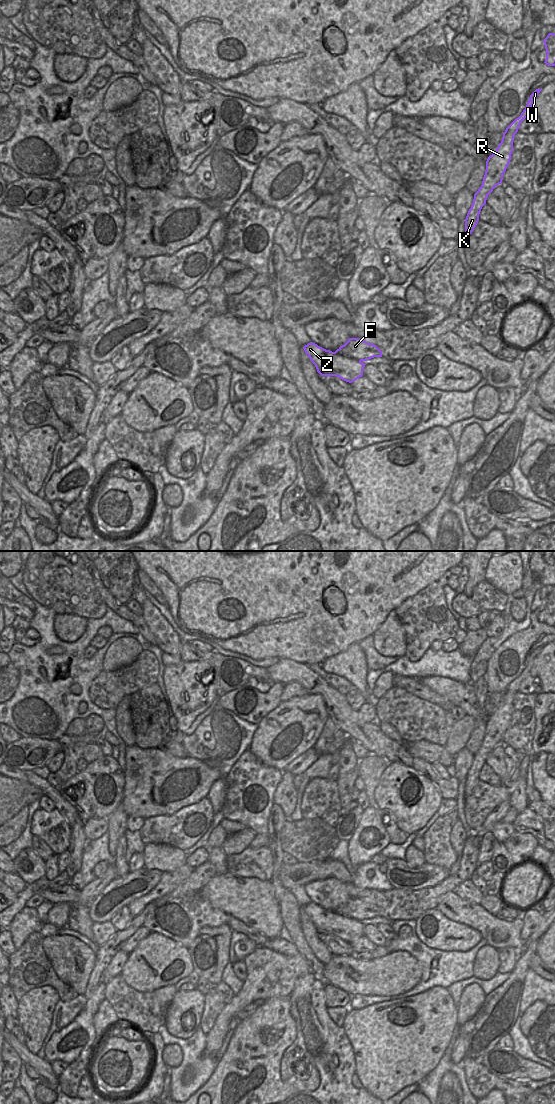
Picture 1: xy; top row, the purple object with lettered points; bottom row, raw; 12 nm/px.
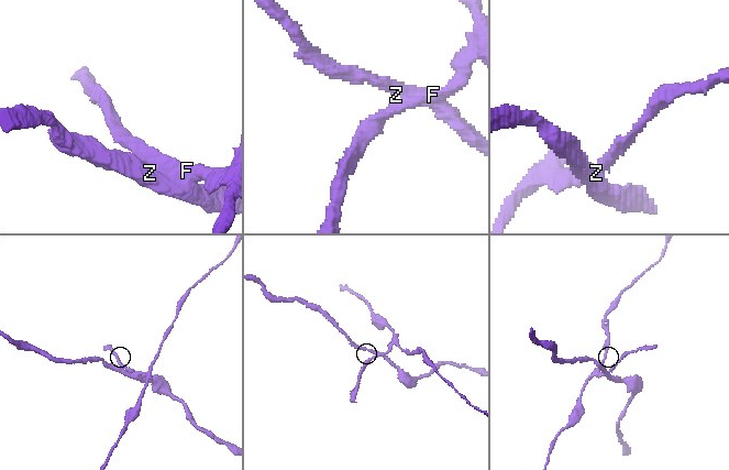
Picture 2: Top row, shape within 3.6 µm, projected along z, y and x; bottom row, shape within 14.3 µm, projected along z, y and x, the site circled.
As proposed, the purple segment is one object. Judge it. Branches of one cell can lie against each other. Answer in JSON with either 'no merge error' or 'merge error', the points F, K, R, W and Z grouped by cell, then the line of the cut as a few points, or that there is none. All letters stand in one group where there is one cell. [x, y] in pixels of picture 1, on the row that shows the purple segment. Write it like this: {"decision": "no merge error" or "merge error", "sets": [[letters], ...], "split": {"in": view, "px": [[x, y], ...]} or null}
{"decision": "merge error", "sets": [["F", "K", "R", "W"], ["Z"]], "split": {"in": "xy", "px": [[335, 351], [360, 361]]}}

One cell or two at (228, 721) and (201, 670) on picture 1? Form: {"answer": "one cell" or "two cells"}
{"answer": "two cells"}

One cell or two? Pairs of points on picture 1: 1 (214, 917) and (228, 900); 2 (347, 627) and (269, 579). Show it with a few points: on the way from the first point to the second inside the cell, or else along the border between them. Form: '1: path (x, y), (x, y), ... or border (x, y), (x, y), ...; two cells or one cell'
1: border (202, 894), (214, 907), (228, 915); two cells
2: path (328, 614), (312, 598), (289, 598); one cell

